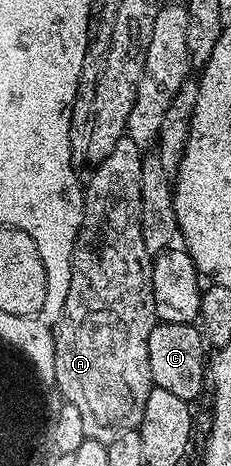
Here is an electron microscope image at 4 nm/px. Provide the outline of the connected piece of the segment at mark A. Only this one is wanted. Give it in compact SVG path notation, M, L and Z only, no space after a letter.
M124 136L116 143L116 147L112 147L112 152L108 154L108 159L97 162L93 166L94 174L90 177L90 182L87 180L84 185L84 196L80 201L80 208L82 211L82 225L78 228L78 238L74 240L74 250L72 251L72 259L70 260L70 281L66 283L68 287L68 299L64 299L64 307L60 310L56 317L56 332L53 334L52 347L54 347L54 368L52 368L52 374L55 377L57 392L62 392L60 395L62 401L72 403L72 407L77 407L80 411L80 416L84 418L84 431L87 438L95 441L101 441L103 443L109 443L116 435L120 435L124 431L129 429L137 429L138 424L144 419L144 403L148 403L148 395L152 388L152 382L150 379L150 368L148 367L148 335L152 335L152 327L158 321L156 315L156 307L154 306L154 300L152 299L152 267L154 262L152 260L152 254L148 251L148 248L144 245L144 235L140 235L140 171L142 170L142 159L144 156L143 146L132 143L130 137Z

